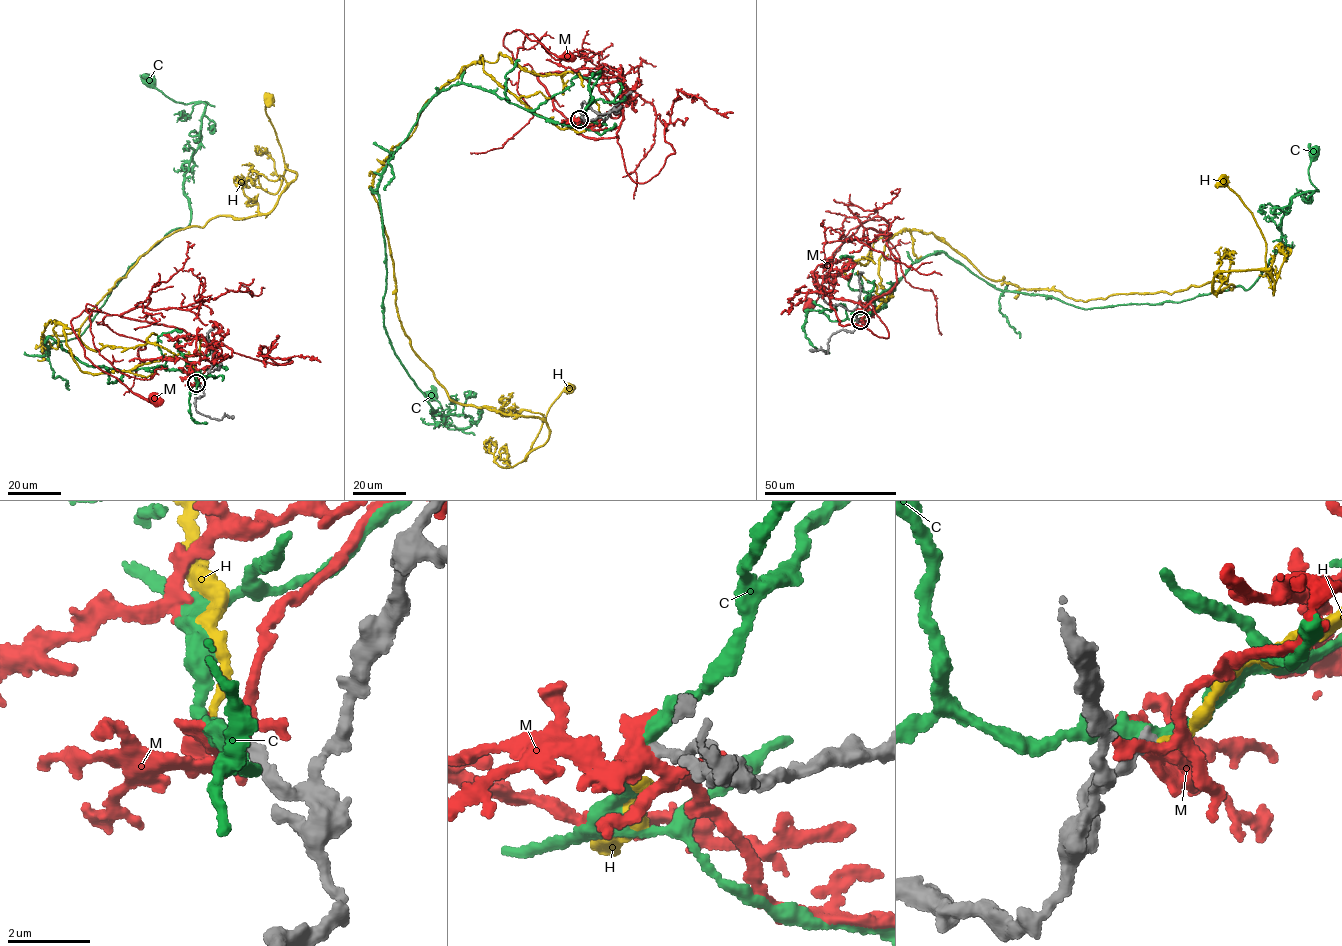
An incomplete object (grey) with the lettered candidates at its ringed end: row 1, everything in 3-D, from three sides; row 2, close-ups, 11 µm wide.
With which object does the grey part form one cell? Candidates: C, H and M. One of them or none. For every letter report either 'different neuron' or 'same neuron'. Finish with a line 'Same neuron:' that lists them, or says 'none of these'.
C: different neuron
H: same neuron
M: different neuron
Same neuron: H

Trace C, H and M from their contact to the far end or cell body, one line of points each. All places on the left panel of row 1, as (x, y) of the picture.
C: (196, 383), (45, 343), (83, 333), (128, 268), (188, 225), (206, 106), (149, 81)
H: (197, 383), (177, 354), (85, 373), (42, 333), (164, 237), (273, 208), (297, 175), (269, 98)
M: (197, 383), (232, 350), (173, 326), (98, 311), (83, 311), (70, 321), (87, 358), (134, 393), (156, 397)

